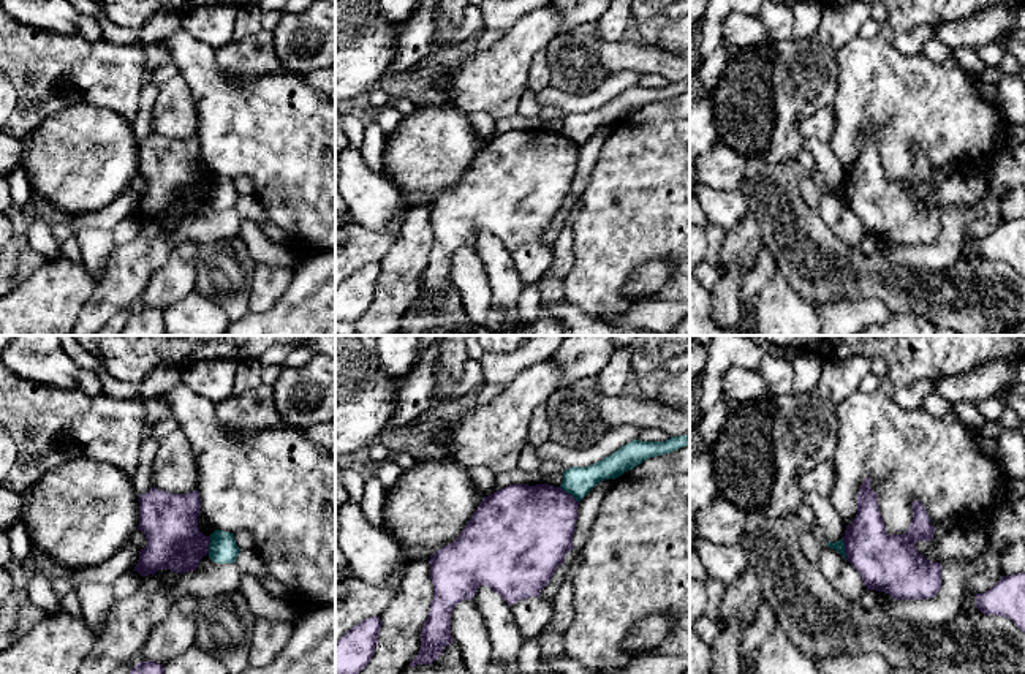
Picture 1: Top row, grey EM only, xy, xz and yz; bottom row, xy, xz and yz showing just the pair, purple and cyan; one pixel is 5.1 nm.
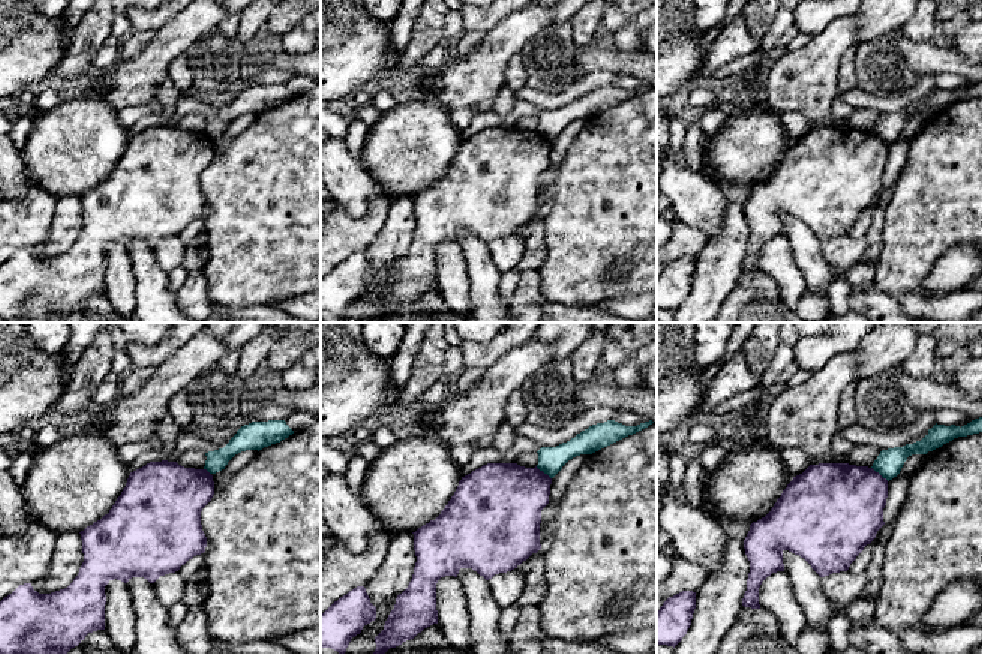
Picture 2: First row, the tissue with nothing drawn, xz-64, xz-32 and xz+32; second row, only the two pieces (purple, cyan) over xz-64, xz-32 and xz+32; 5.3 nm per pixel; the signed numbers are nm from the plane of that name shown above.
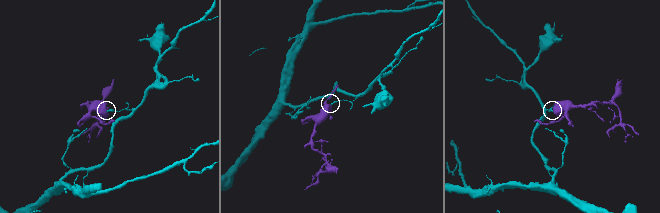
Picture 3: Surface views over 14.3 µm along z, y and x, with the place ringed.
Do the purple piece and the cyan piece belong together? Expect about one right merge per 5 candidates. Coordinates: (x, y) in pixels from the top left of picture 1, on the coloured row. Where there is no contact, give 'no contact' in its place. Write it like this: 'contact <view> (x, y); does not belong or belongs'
contact yz (845, 549); does not belong

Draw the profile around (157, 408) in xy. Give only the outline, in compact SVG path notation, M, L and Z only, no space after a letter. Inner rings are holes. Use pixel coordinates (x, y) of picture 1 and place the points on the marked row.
M163 397L144 400L146 403L146 429L149 430L157 422L171 416L169 403Z

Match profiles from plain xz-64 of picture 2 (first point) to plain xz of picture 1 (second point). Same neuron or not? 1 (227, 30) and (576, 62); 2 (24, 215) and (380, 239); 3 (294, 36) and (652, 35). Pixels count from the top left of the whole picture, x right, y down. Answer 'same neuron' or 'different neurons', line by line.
1: same neuron
2: same neuron
3: same neuron

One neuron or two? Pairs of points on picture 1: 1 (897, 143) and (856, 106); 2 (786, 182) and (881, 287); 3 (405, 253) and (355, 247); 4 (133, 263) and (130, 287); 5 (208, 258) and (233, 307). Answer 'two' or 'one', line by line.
1: one
2: one
3: two
4: one
5: one

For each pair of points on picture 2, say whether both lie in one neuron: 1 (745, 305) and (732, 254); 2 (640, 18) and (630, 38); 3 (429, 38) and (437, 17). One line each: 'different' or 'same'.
1: different
2: same
3: same

